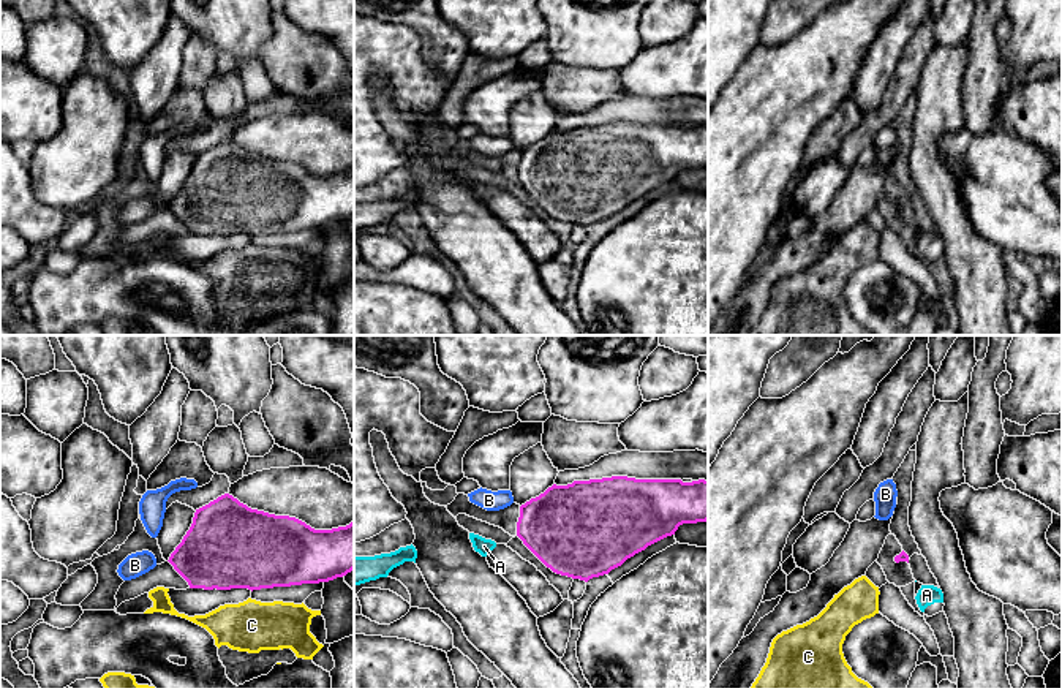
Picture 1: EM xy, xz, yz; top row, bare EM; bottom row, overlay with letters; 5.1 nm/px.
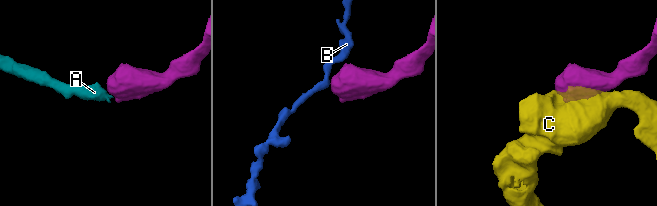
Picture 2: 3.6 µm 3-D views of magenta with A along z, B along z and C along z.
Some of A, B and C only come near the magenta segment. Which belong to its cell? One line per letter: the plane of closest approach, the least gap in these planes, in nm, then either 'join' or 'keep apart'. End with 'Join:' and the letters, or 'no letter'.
A: nearest in yz; 100 nm apart; join
B: nearest in xz; 50 nm apart; keep apart
C: nearest in xy; 40 nm apart; keep apart
Join: A

